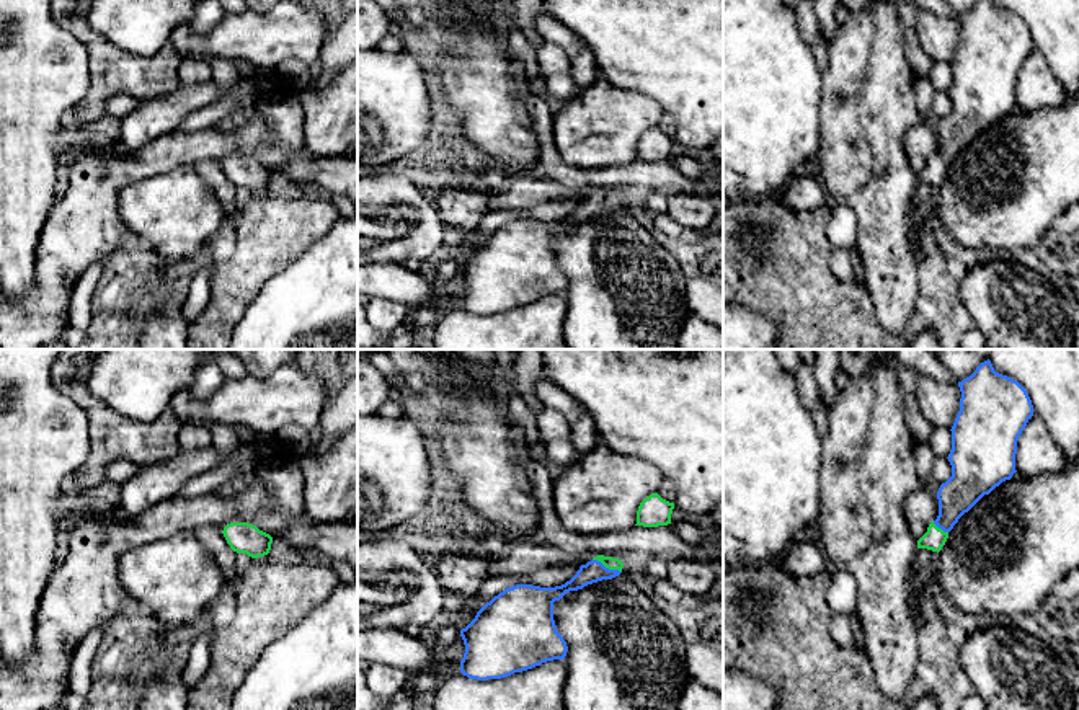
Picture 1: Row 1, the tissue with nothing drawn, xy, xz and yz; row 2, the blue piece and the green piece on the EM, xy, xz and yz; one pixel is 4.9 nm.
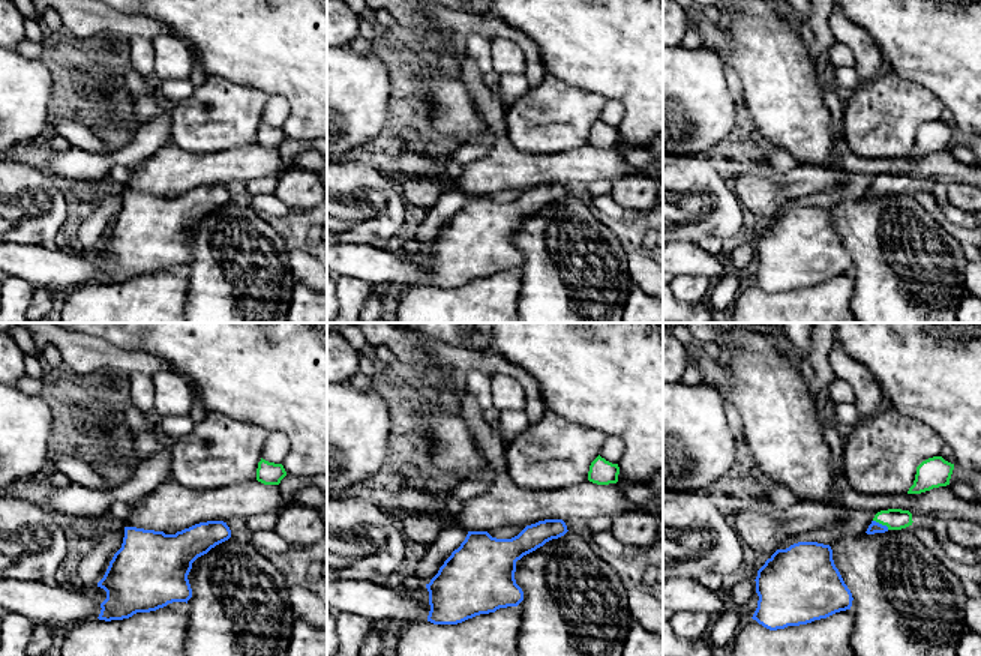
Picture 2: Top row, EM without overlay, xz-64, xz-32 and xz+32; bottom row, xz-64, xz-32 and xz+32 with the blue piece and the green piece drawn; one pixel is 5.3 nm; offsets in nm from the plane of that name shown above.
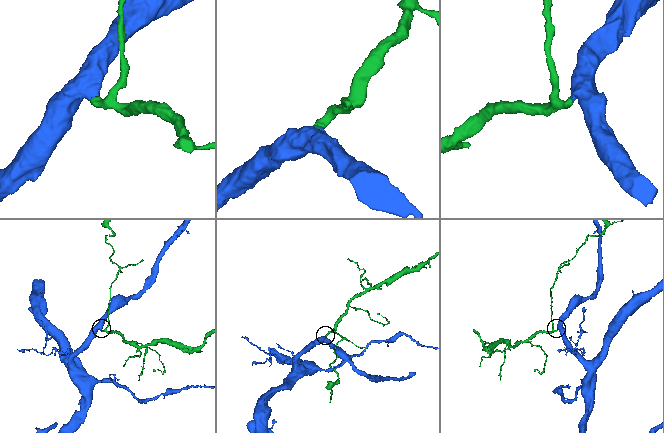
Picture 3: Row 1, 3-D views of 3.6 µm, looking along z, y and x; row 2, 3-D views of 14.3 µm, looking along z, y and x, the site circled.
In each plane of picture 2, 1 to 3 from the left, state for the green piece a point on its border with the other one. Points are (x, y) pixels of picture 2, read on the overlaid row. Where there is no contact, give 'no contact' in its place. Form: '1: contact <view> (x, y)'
1: no contact
2: no contact
3: contact xz+32 (881, 524)

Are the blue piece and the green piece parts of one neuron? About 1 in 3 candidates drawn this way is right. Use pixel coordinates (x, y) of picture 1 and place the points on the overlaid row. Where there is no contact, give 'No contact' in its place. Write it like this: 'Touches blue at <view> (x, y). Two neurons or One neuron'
Touches blue at xz (608, 568). One neuron

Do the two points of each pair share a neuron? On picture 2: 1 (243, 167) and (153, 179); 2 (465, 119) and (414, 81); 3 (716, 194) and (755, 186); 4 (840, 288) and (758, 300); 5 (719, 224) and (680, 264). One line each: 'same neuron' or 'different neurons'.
1: same neuron
2: same neuron
3: different neurons
4: same neuron
5: different neurons

